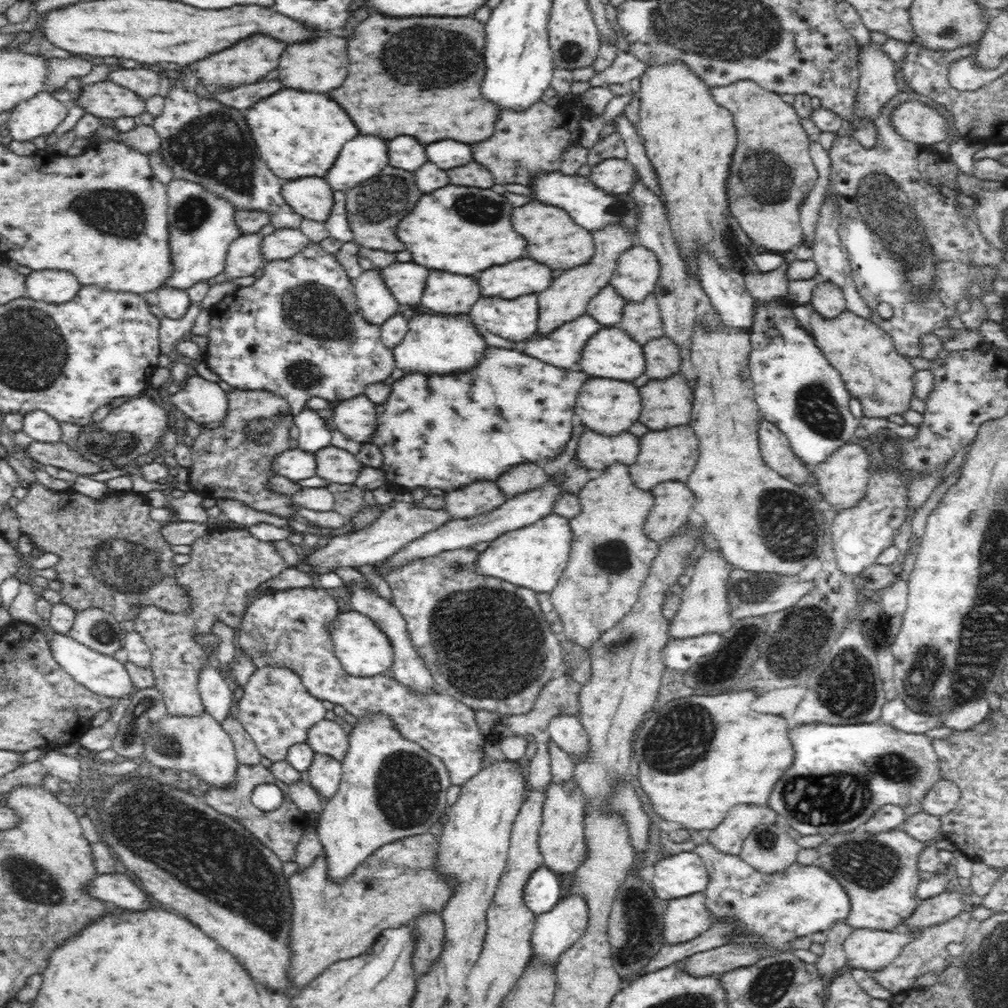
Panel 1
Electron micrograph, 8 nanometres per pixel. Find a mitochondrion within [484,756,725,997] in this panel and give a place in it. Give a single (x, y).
(641, 935)

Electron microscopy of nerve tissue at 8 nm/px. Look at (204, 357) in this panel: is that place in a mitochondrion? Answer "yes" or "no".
no

